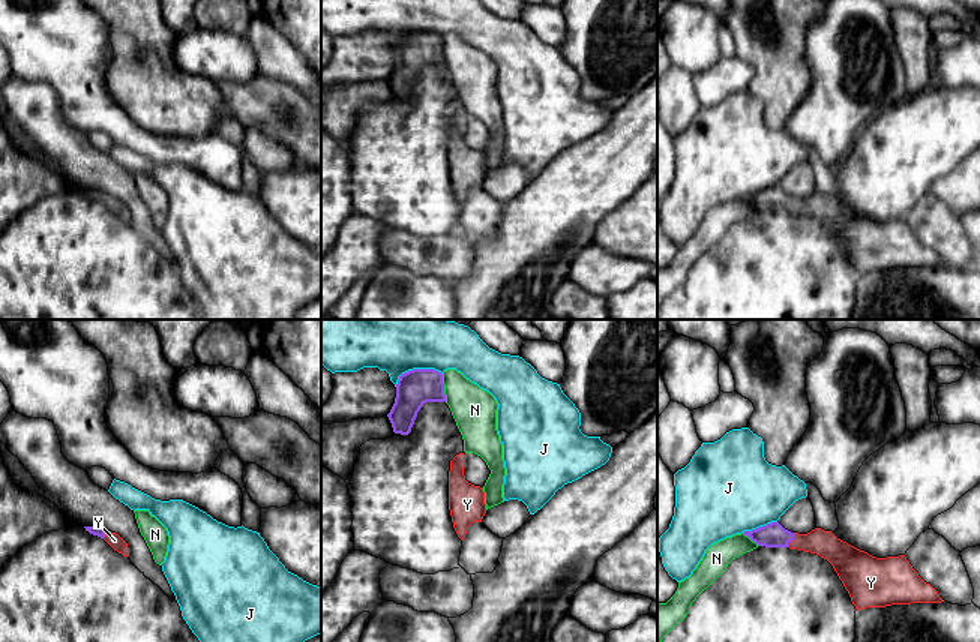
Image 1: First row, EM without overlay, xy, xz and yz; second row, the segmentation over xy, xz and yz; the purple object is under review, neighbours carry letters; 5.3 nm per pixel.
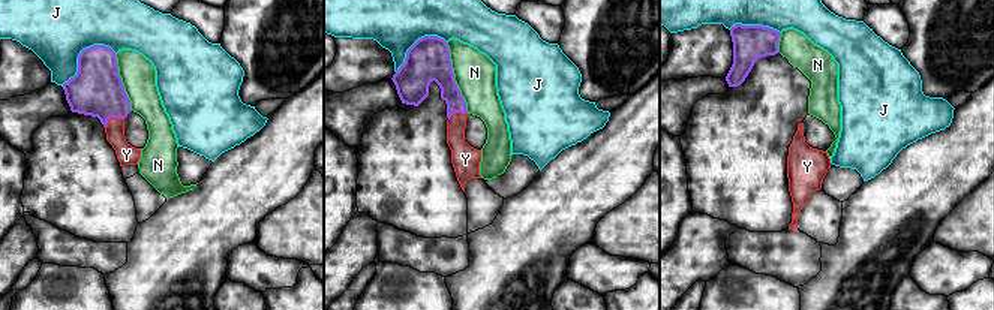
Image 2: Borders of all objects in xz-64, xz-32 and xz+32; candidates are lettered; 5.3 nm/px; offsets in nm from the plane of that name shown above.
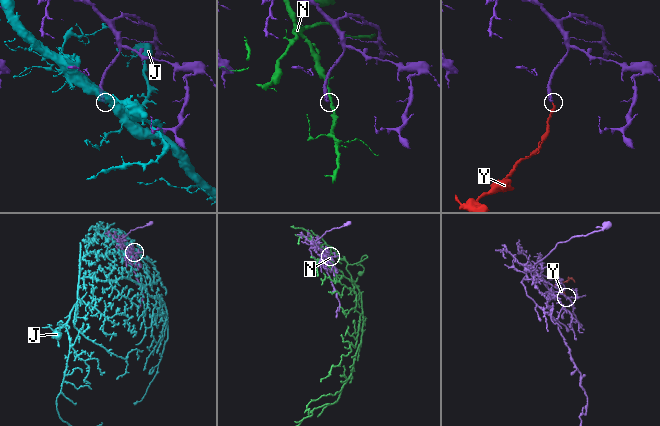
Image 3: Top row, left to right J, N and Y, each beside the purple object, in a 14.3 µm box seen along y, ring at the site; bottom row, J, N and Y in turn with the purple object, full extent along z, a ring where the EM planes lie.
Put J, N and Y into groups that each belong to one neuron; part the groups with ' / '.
J / N / Y

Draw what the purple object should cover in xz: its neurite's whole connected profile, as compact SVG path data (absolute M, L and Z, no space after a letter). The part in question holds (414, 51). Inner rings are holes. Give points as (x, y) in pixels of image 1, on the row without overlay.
M413 33L402 38L396 48L395 68L387 78L393 96L408 99L426 66L446 66L443 38L435 33Z

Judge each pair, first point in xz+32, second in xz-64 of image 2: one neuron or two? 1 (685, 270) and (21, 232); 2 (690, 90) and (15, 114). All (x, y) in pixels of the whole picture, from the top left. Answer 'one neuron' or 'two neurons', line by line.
1: one neuron
2: one neuron

